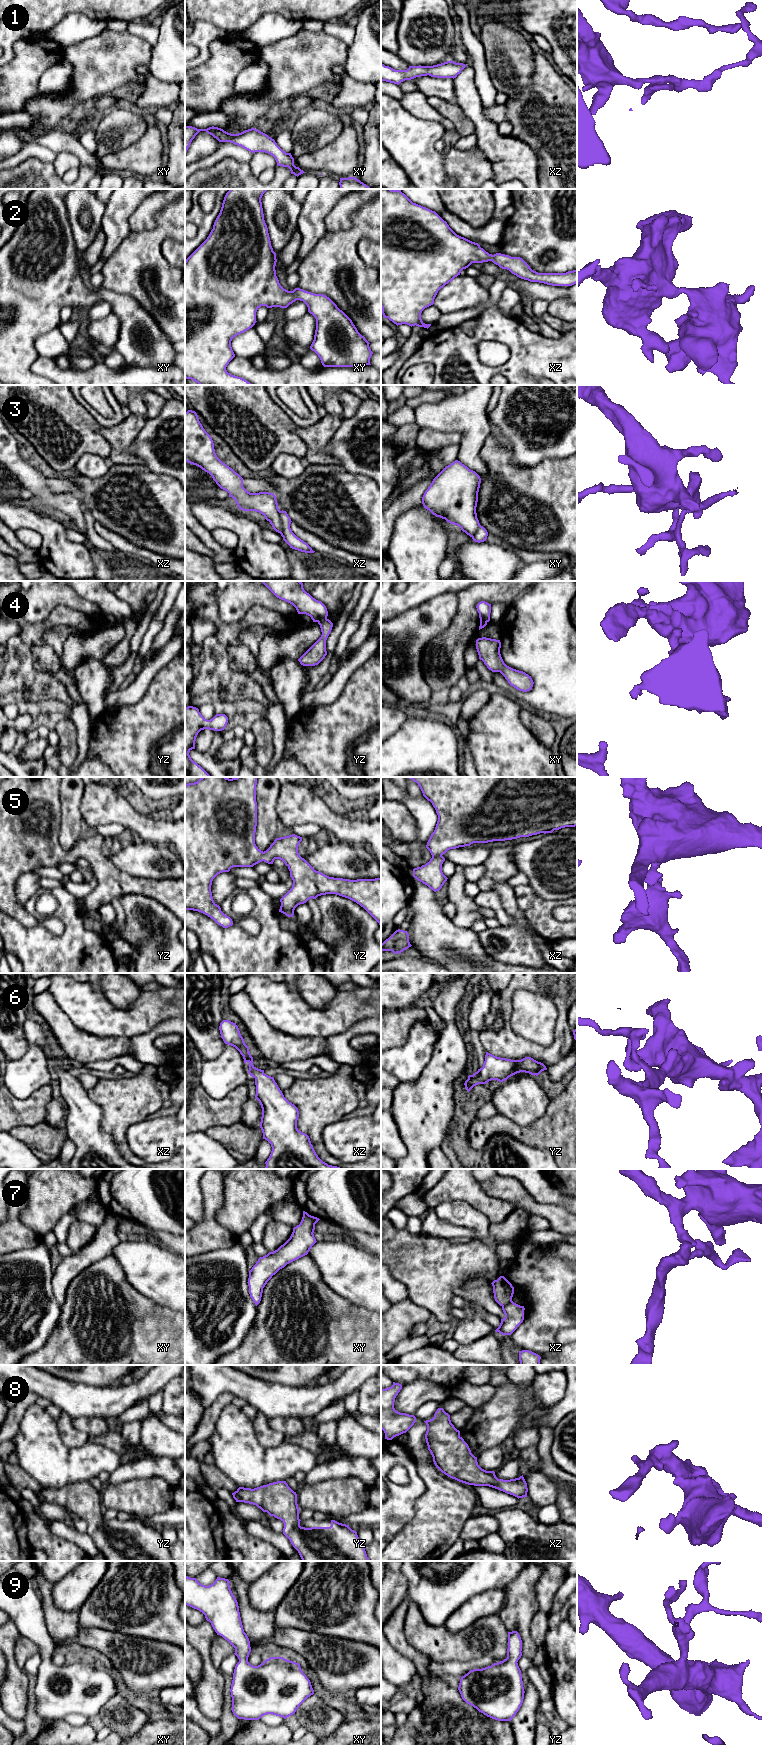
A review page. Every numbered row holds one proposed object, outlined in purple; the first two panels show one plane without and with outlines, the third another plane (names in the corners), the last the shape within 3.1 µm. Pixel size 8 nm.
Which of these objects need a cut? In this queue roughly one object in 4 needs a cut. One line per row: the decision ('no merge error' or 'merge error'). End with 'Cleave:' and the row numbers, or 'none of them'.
1: no merge error
2: no merge error
3: merge error
4: merge error
5: no merge error
6: no merge error
7: merge error
8: no merge error
9: no merge error
Cleave: 3, 4, 7

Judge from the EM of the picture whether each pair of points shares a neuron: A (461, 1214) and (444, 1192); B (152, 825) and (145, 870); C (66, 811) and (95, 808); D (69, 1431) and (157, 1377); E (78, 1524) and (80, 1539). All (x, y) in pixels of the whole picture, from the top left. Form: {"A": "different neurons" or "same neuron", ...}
{"A": "different neurons", "B": "different neurons", "C": "different neurons", "D": "different neurons", "E": "different neurons"}

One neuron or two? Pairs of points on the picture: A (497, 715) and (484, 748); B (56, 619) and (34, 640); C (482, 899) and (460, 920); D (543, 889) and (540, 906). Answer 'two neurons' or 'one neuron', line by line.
A: one neuron
B: one neuron
C: two neurons
D: two neurons

